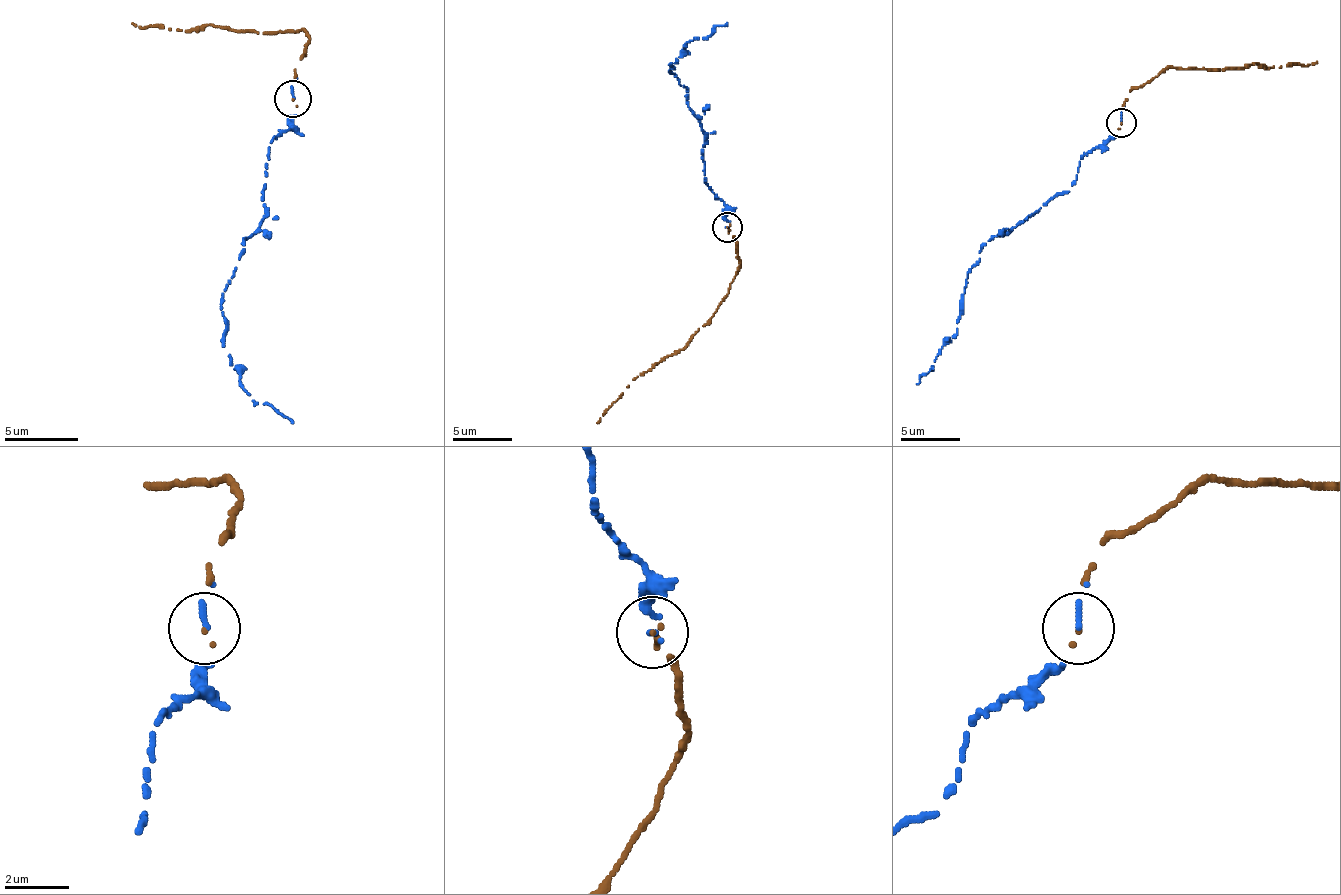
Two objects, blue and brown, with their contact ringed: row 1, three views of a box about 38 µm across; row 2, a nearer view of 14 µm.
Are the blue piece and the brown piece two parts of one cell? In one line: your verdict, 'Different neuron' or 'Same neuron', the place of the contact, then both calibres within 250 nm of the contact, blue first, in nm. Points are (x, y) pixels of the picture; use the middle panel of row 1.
Same neuron. Place: (727, 227). Thickness 180 nm (blue) against 70 nm

